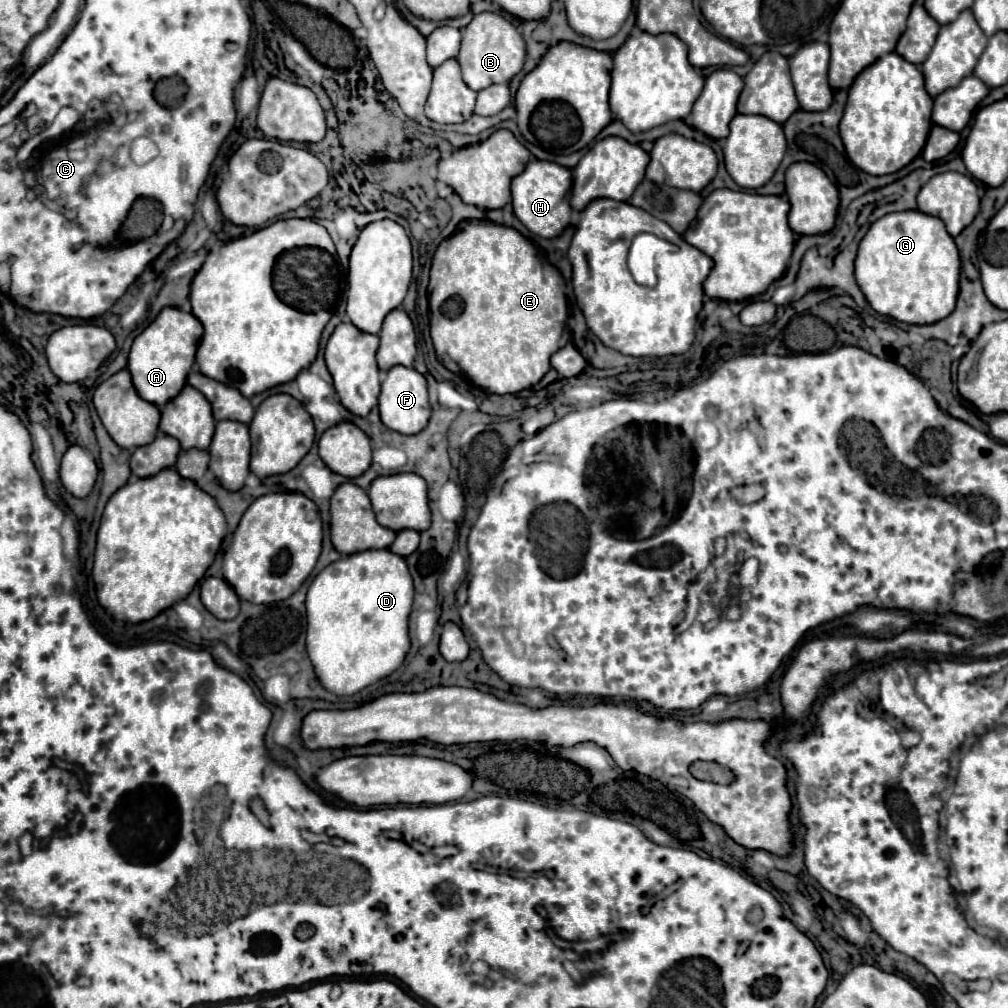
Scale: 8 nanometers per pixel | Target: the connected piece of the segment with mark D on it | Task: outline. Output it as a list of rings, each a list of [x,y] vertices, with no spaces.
[[[369,549],[341,557],[327,565],[309,585],[307,591],[307,653],[315,667],[315,675],[327,691],[337,695],[353,695],[367,685],[393,673],[409,651],[407,621],[413,603],[413,579],[401,555],[389,549]]]

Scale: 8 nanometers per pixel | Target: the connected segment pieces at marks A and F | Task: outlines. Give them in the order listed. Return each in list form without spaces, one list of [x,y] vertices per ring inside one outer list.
[[[165,307],[157,319],[135,337],[131,351],[129,351],[129,373],[133,377],[135,389],[143,399],[155,405],[167,403],[167,399],[173,399],[185,385],[187,375],[195,363],[197,343],[201,341],[203,325],[193,313],[185,313],[177,307]]]
[[[391,367],[387,371],[385,381],[381,383],[381,395],[379,395],[379,411],[381,421],[393,431],[399,431],[403,435],[413,435],[425,429],[431,417],[431,405],[427,399],[427,381],[425,377],[415,371],[413,367]]]

